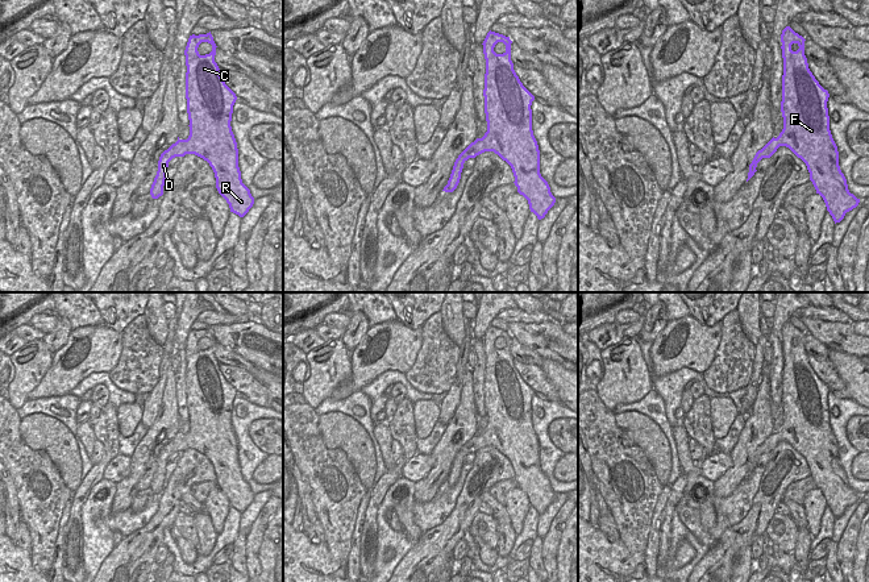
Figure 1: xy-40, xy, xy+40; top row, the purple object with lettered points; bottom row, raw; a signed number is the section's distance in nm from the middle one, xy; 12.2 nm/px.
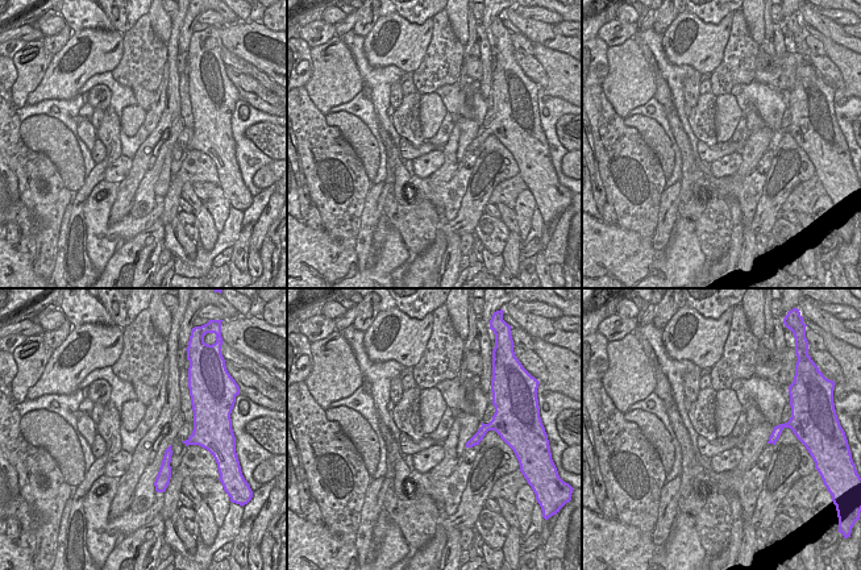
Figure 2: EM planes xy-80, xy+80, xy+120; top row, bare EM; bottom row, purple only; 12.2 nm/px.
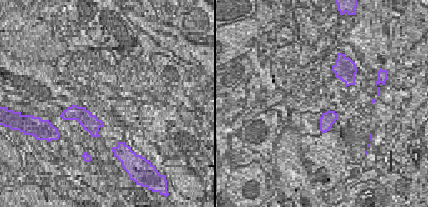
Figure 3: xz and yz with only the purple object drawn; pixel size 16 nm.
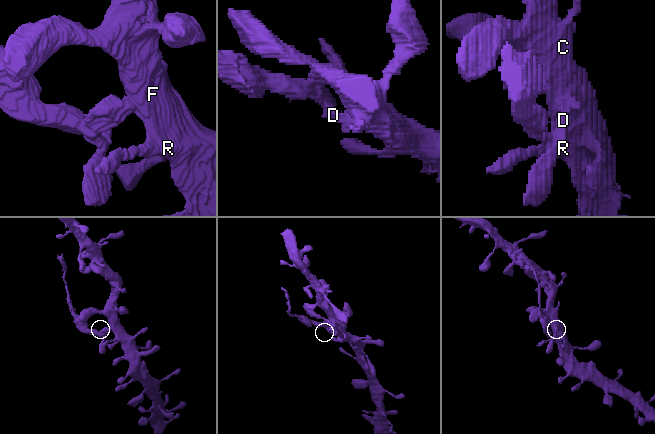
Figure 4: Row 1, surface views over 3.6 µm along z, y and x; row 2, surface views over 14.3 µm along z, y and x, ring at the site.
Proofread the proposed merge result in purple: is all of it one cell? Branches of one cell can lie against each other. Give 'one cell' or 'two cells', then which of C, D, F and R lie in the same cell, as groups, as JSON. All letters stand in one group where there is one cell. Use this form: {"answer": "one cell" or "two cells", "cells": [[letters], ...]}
{"answer": "two cells", "cells": [["C", "F", "R"], ["D"]]}

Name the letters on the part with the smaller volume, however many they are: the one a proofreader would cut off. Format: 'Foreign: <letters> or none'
Foreign: D

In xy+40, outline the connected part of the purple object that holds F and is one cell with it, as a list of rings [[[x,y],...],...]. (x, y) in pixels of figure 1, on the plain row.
[[[786,321],[781,329],[783,370],[781,407],[783,424],[756,448],[757,454],[770,453],[779,441],[789,442],[810,467],[835,519],[860,498],[849,487],[839,461],[839,446],[830,425],[827,396],[830,388],[815,374],[804,350],[804,333]]]

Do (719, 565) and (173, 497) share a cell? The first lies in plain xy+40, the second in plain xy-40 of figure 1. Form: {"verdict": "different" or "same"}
{"verdict": "same"}

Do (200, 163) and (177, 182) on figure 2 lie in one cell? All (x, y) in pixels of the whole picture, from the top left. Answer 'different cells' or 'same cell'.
same cell

